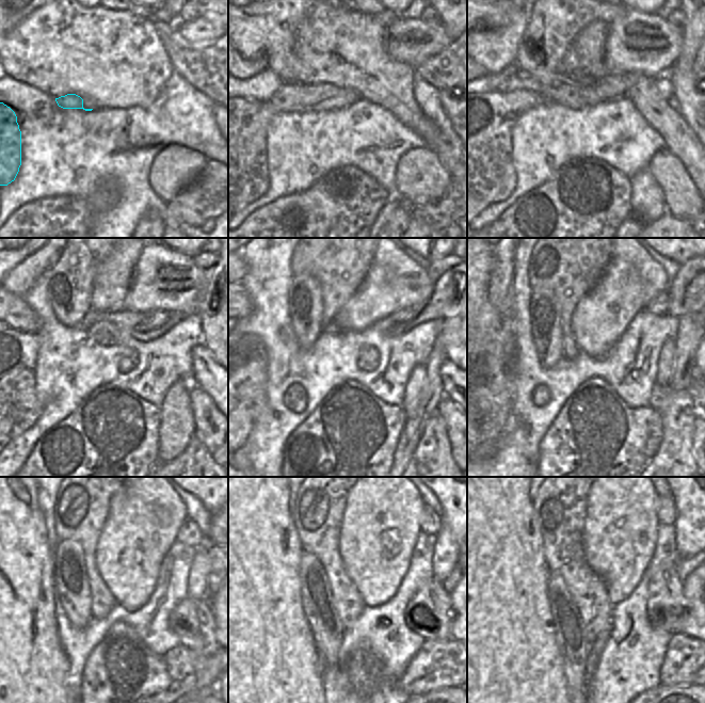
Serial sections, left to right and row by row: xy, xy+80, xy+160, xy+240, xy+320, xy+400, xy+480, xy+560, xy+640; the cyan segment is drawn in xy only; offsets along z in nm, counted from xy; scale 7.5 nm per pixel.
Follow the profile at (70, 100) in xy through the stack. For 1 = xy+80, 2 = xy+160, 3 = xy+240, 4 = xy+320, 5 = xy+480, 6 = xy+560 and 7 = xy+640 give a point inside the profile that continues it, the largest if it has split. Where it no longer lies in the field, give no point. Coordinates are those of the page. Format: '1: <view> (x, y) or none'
1: xy+80 (250, 118)
2: xy+160 (489, 176)
3: xy+240 (11, 406)
4: xy+320 (250, 364)
5: xy+480 (190, 533)
6: xy+560 (431, 522)
7: xy+640 (667, 514)

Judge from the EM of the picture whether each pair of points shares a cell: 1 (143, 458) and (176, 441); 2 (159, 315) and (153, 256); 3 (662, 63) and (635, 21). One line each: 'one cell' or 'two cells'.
1: two cells
2: two cells
3: one cell

